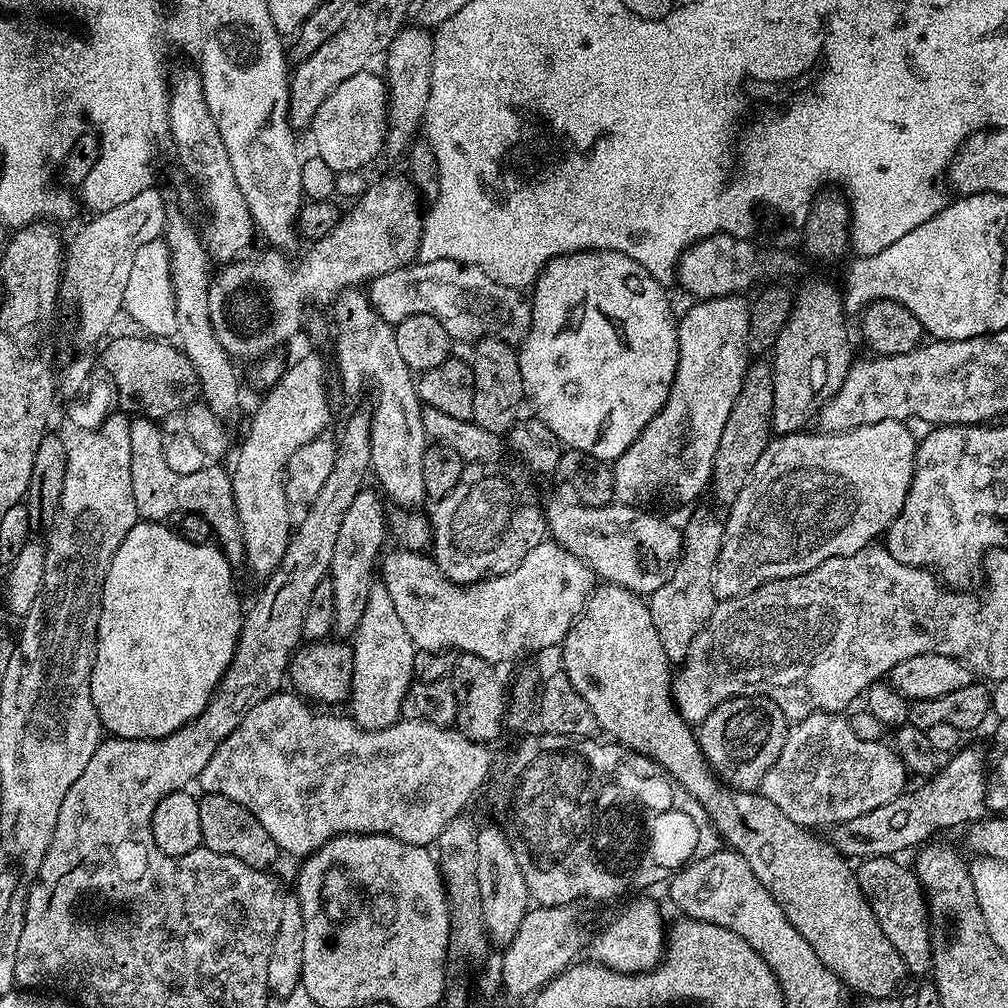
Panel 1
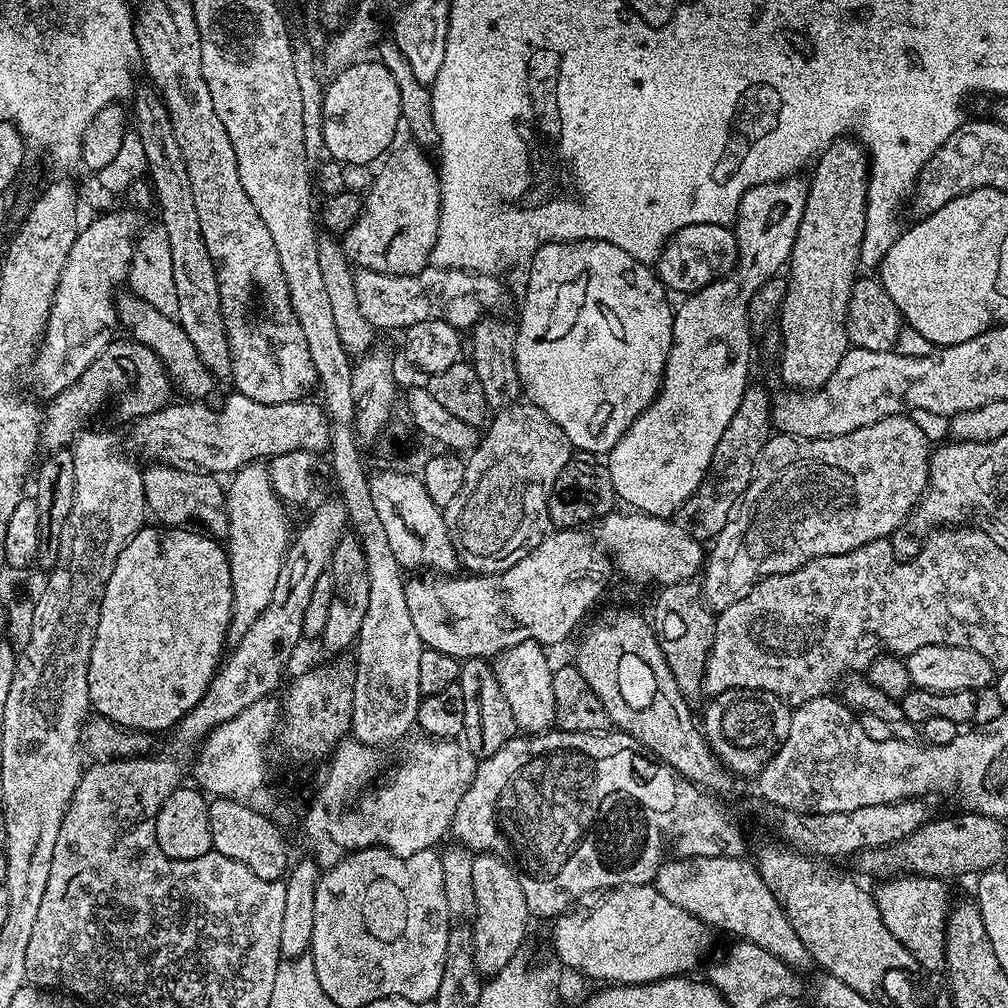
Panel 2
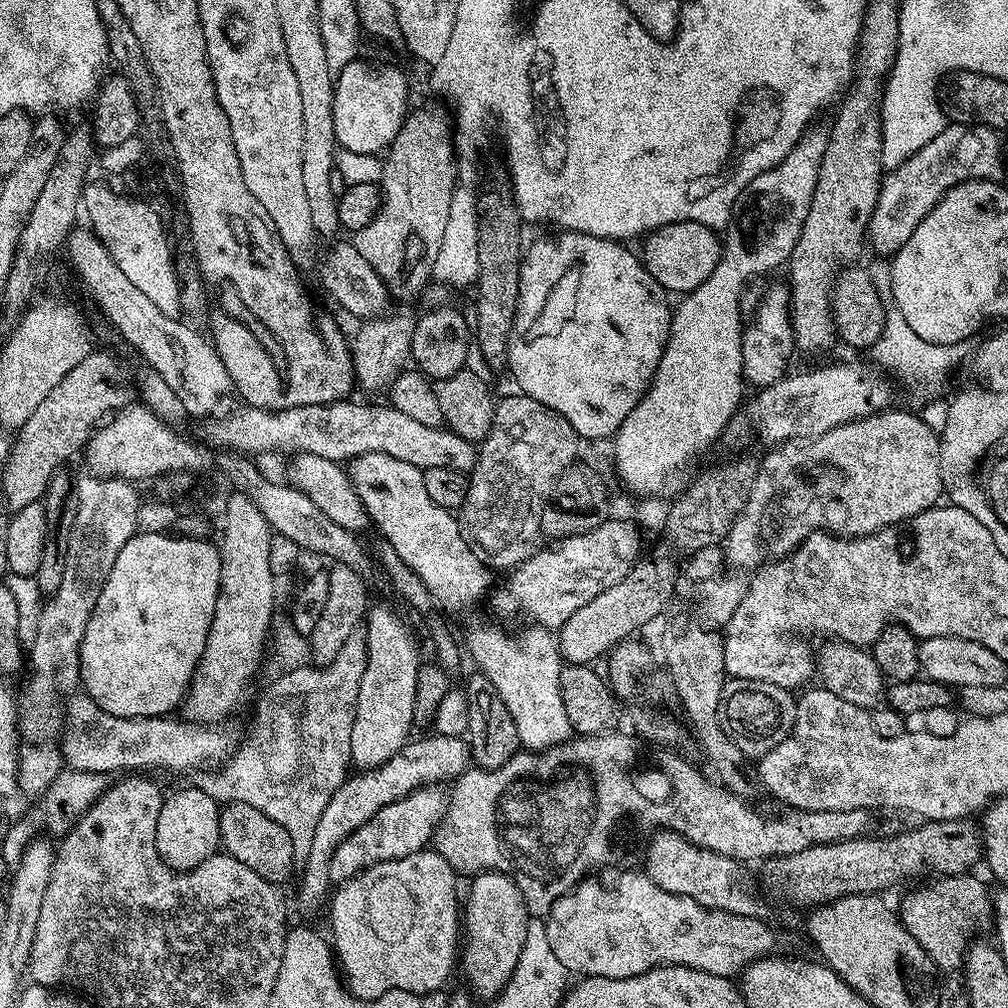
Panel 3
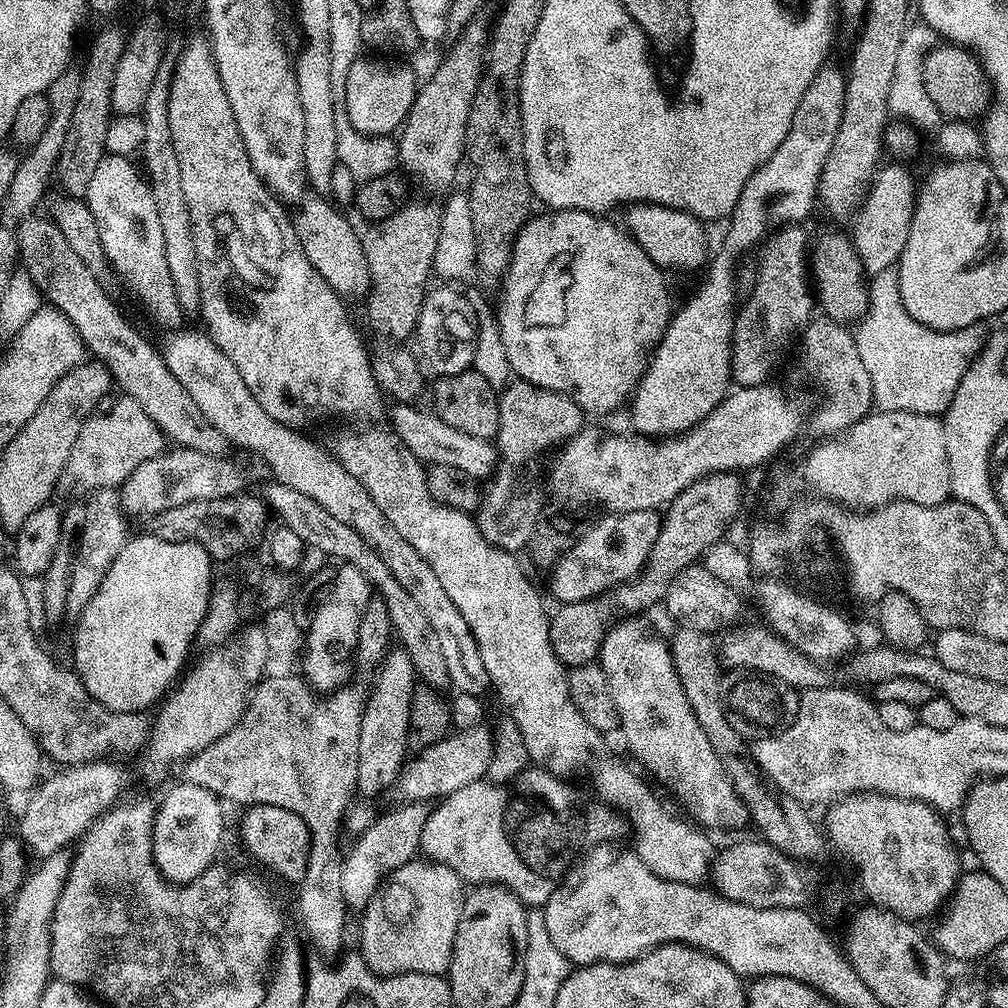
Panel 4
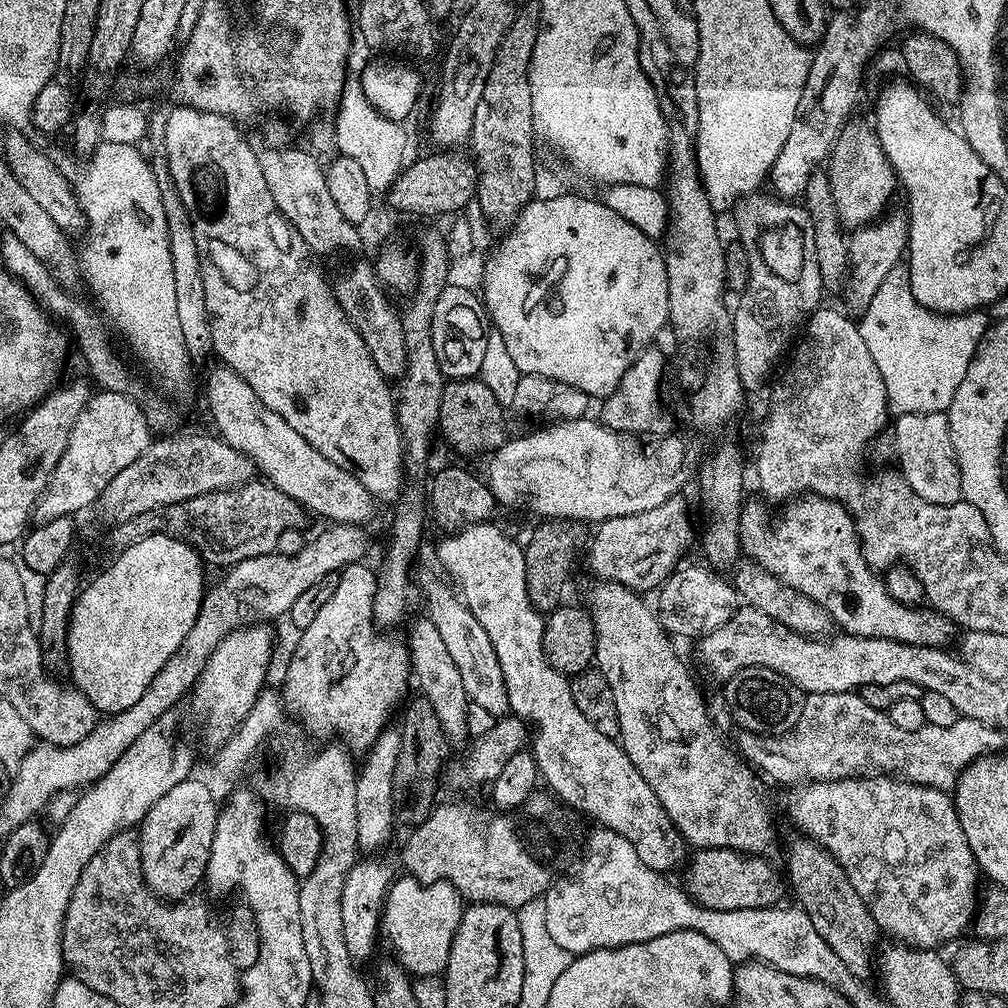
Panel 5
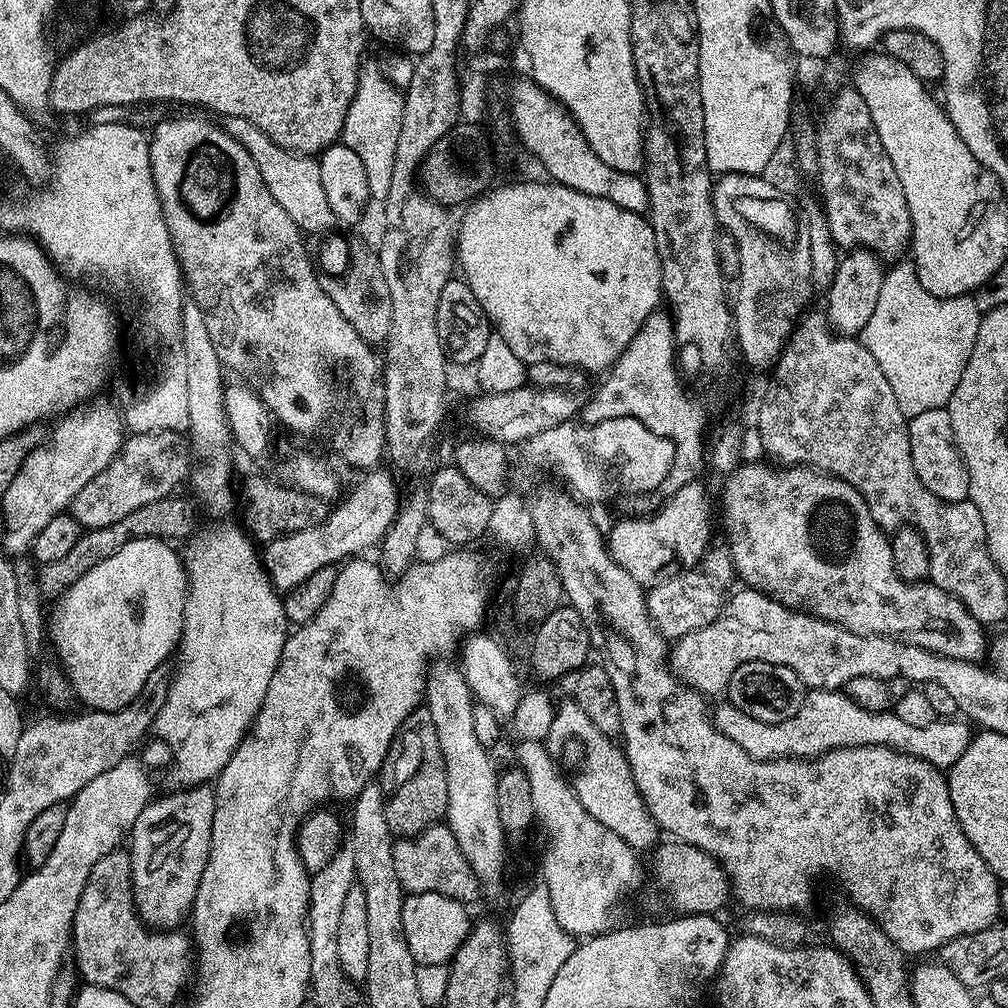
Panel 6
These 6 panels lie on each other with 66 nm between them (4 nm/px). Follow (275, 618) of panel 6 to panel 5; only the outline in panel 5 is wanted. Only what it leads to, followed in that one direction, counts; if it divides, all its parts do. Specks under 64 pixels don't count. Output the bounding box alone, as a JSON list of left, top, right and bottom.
[190,622,272,746]

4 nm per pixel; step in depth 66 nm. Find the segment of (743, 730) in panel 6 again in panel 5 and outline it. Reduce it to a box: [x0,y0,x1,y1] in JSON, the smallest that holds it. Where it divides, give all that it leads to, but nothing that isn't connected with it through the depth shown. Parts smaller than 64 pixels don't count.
[735,691,990,790]

